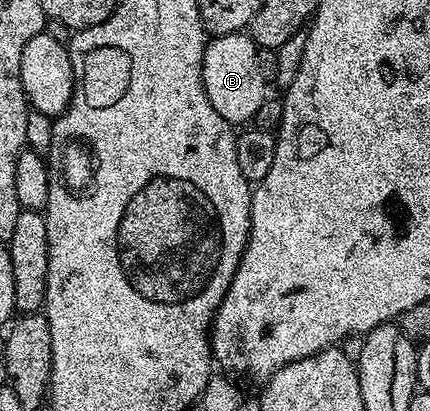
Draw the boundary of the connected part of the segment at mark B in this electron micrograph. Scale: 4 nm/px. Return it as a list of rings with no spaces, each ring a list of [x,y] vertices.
[[[247,31],[231,32],[225,36],[212,36],[205,43],[202,58],[204,89],[210,98],[210,106],[233,126],[247,125],[255,121],[258,108],[266,99],[266,82],[262,70],[258,70],[258,49]]]

